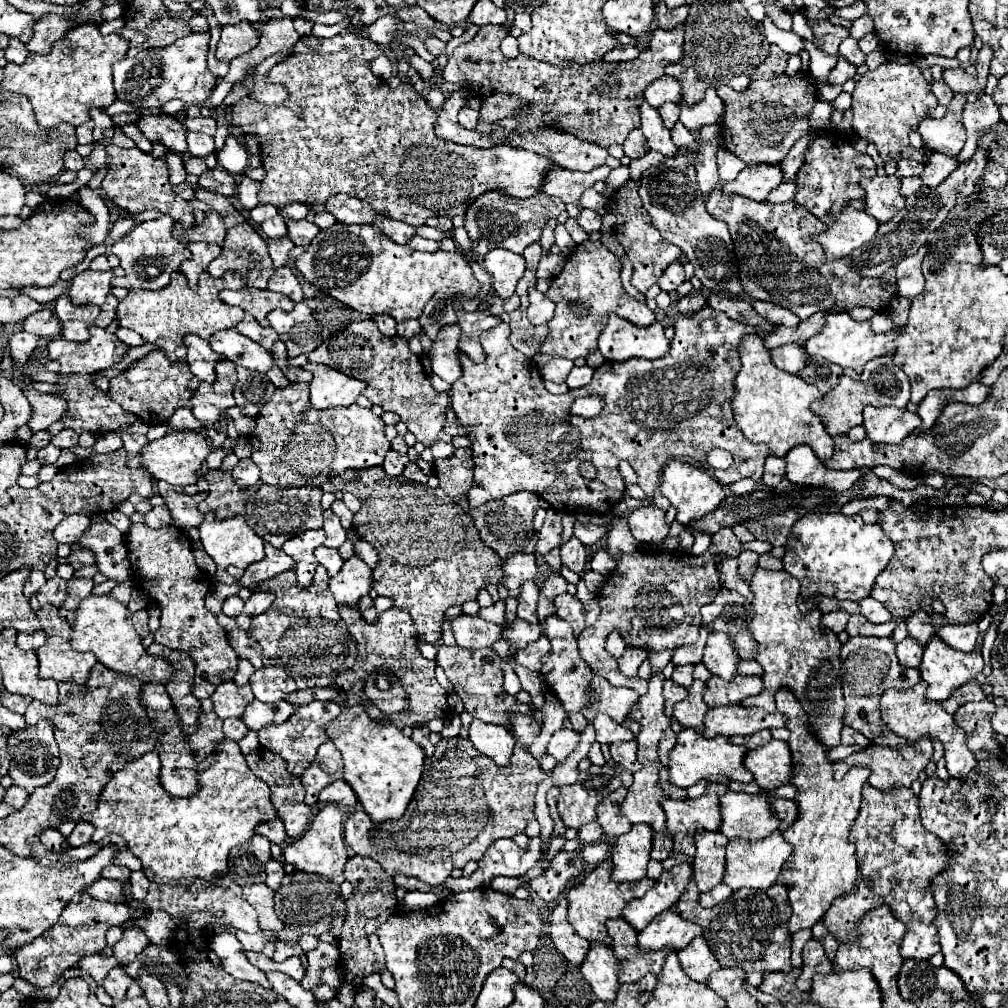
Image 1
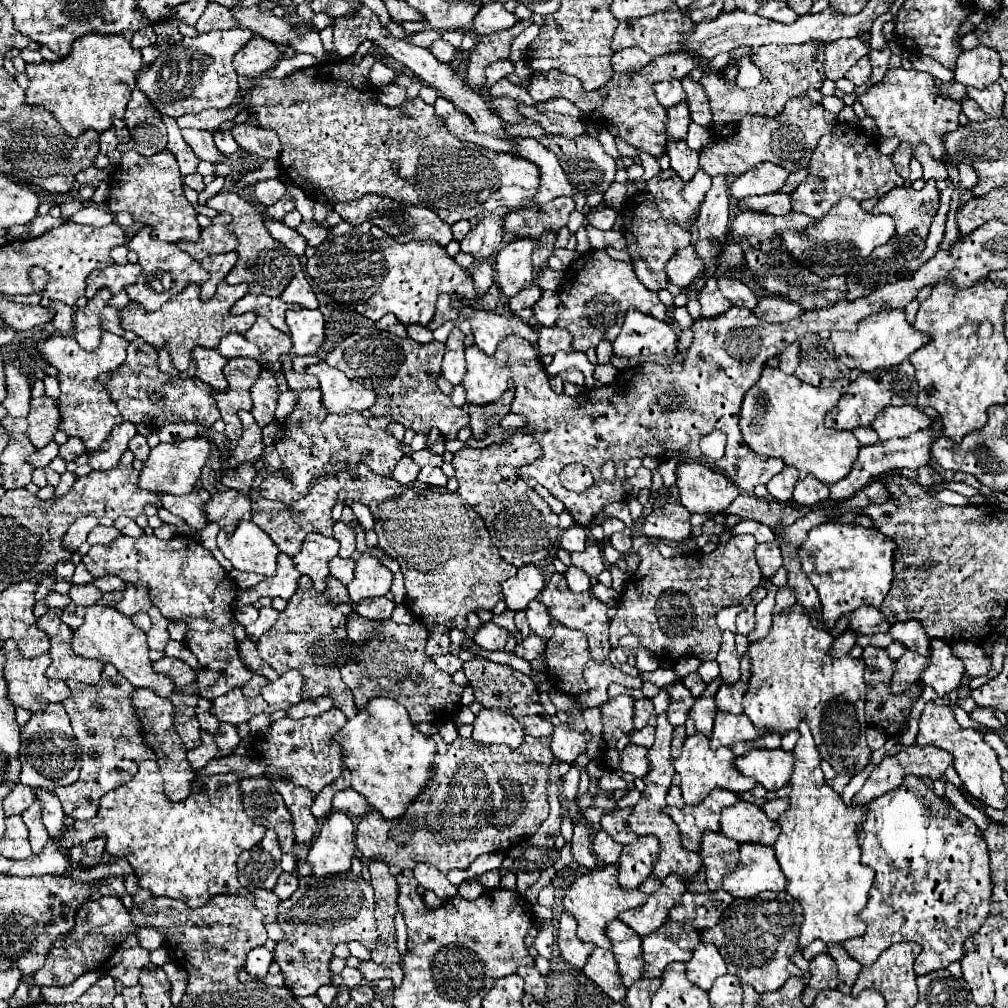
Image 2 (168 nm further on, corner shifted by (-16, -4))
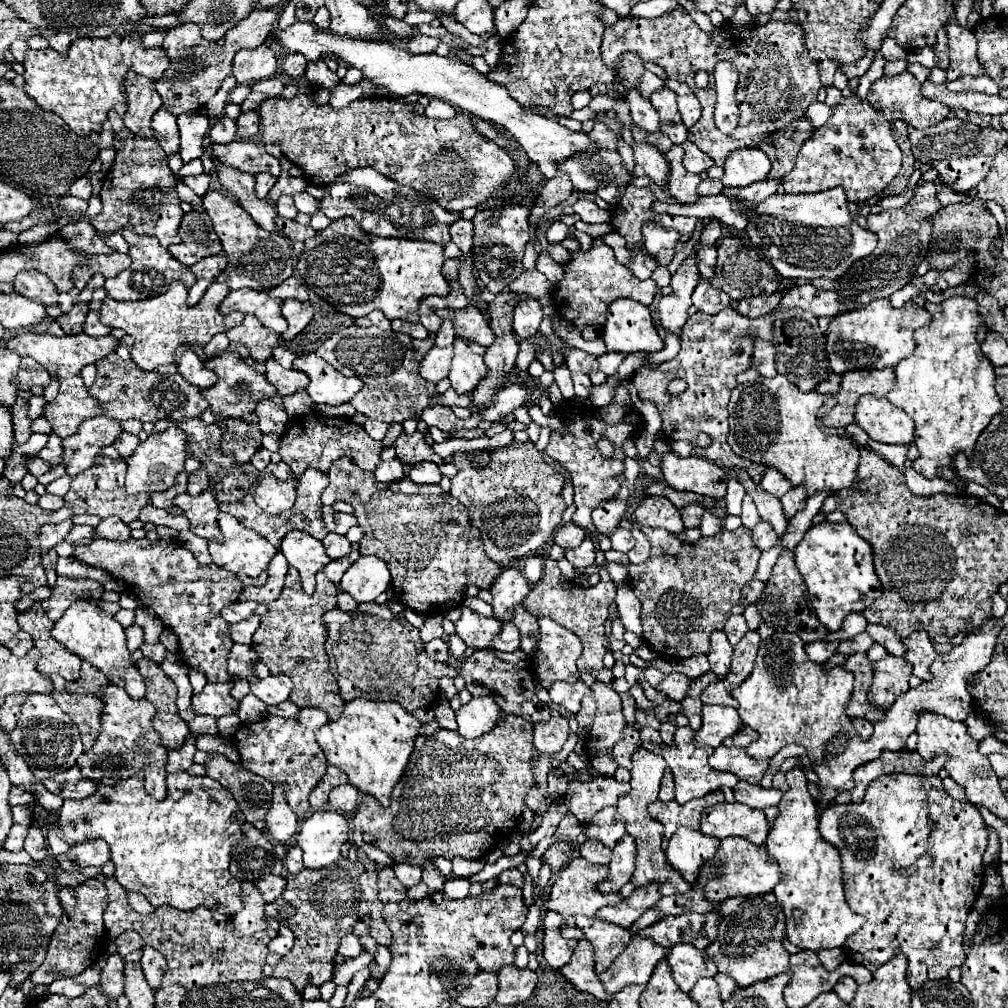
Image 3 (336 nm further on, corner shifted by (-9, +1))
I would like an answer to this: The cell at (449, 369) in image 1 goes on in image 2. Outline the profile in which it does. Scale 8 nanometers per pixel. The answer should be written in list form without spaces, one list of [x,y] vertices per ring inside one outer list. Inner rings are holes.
[[[452,329],[446,341],[446,353],[442,361],[442,375],[452,383],[462,383],[466,375],[466,359],[464,359],[464,333],[460,329]]]

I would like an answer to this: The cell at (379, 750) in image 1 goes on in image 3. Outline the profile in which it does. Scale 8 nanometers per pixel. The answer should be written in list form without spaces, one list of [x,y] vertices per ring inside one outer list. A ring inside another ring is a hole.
[[[355,698],[345,704],[339,720],[317,728],[315,736],[329,764],[341,768],[355,788],[375,796],[381,806],[389,806],[391,790],[407,766],[419,728],[421,722],[413,714],[405,712],[397,702]]]

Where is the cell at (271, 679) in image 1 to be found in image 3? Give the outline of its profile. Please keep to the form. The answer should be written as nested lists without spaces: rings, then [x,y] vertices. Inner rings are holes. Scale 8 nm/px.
[[[277,674],[277,676],[269,676],[265,680],[251,682],[251,694],[255,694],[267,706],[285,702],[289,698],[291,688],[293,688],[293,682],[285,674]]]

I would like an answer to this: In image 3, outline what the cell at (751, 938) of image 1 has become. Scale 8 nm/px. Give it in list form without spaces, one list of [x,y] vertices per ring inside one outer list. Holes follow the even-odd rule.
[[[773,892],[765,896],[731,898],[719,908],[723,912],[719,936],[705,950],[707,956],[717,964],[719,972],[729,974],[739,988],[753,986],[755,982],[773,978],[777,974],[789,974],[789,954],[781,942],[785,936],[785,918]]]

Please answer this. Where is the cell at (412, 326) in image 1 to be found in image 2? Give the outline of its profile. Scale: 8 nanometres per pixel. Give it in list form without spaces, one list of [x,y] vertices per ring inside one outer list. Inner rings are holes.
[[[418,323],[408,325],[406,331],[408,331],[408,335],[410,335],[414,341],[418,341],[418,343],[428,343],[428,341],[434,339],[434,337],[432,337],[432,331],[430,331],[428,327],[424,327],[424,325],[418,325]]]

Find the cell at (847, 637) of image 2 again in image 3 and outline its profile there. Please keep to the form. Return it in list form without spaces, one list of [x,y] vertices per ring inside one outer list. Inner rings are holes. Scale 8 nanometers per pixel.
[[[811,642],[811,644],[805,644],[805,652],[815,664],[823,664],[835,654],[837,646],[839,646],[837,642]]]

